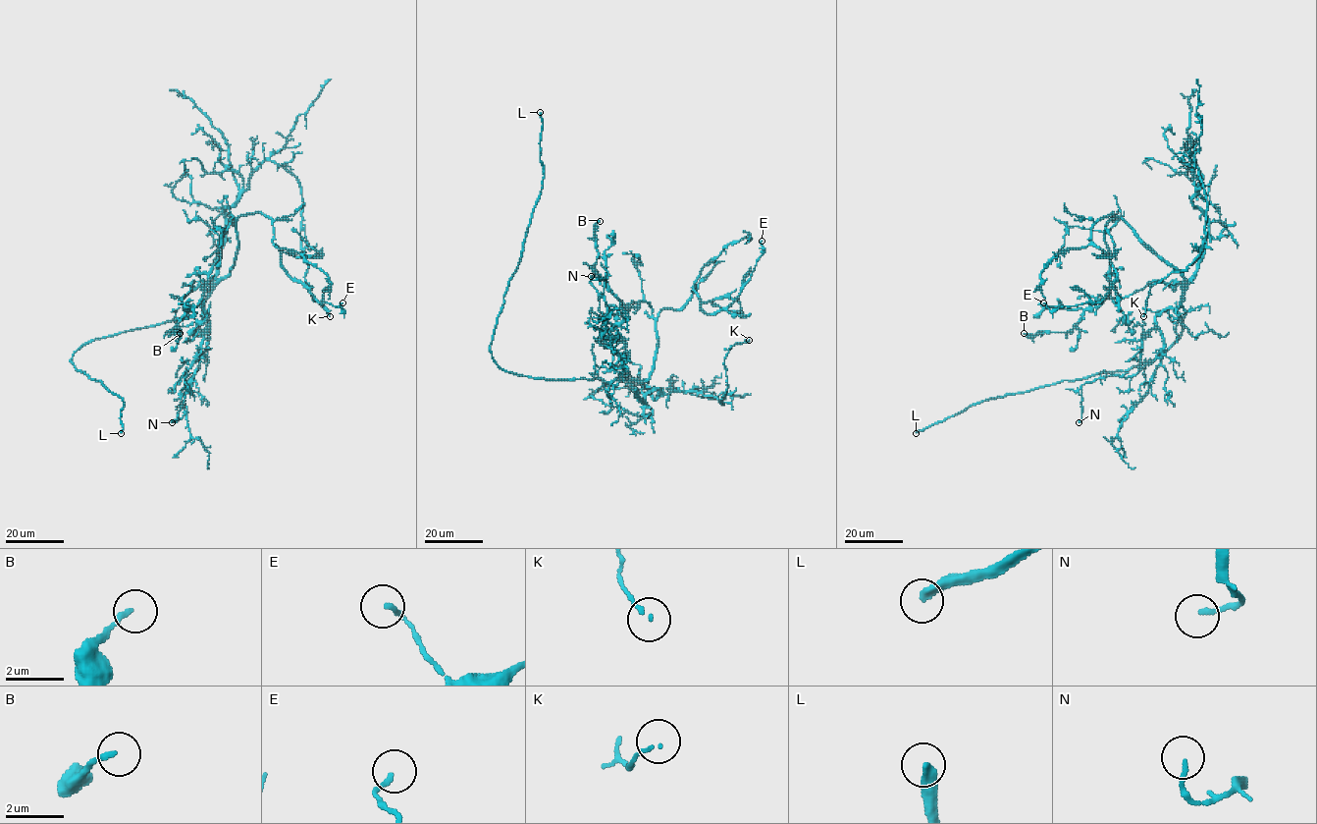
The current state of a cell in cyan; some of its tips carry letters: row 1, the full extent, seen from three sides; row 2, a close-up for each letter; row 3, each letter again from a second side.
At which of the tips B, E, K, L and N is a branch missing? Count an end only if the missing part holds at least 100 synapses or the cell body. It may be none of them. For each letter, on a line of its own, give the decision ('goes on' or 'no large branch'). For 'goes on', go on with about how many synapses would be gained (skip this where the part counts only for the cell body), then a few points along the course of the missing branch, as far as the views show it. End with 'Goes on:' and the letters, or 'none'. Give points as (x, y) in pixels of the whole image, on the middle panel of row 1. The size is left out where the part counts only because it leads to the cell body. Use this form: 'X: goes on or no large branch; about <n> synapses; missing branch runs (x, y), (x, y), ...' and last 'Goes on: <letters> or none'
B: no large branch
E: no large branch
K: no large branch
L: goes on; missing branch runs (540, 112), (538, 86)
N: no large branch
Goes on: L

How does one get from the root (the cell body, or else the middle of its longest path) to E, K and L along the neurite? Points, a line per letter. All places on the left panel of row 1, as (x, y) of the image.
E: (190, 311), (232, 268), (236, 219), (256, 212), (272, 221), (284, 270), (320, 302), (342, 310), (342, 302)
K: (190, 311), (206, 298), (217, 270), (225, 210), (272, 160), (300, 186), (304, 279), (330, 316)
L: (190, 311), (154, 325), (95, 338), (73, 355), (71, 360), (78, 371), (100, 380), (123, 400), (121, 433)

